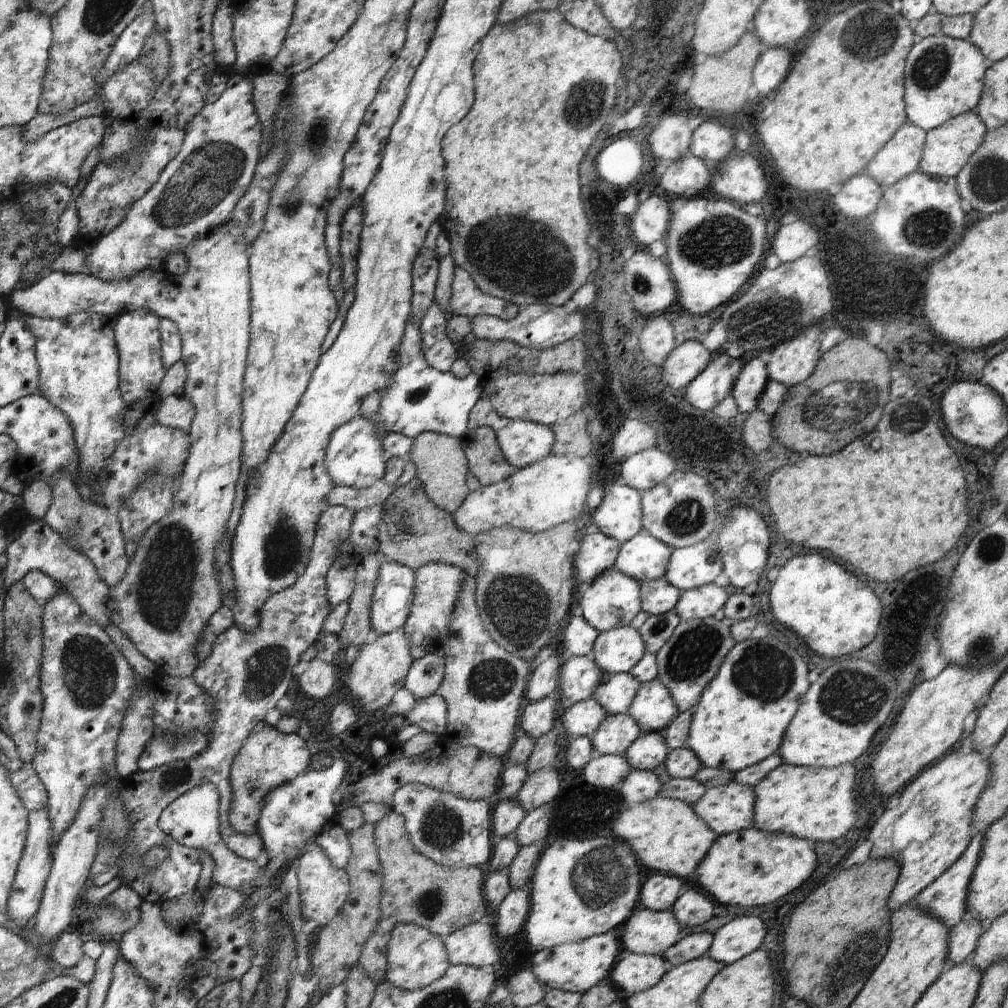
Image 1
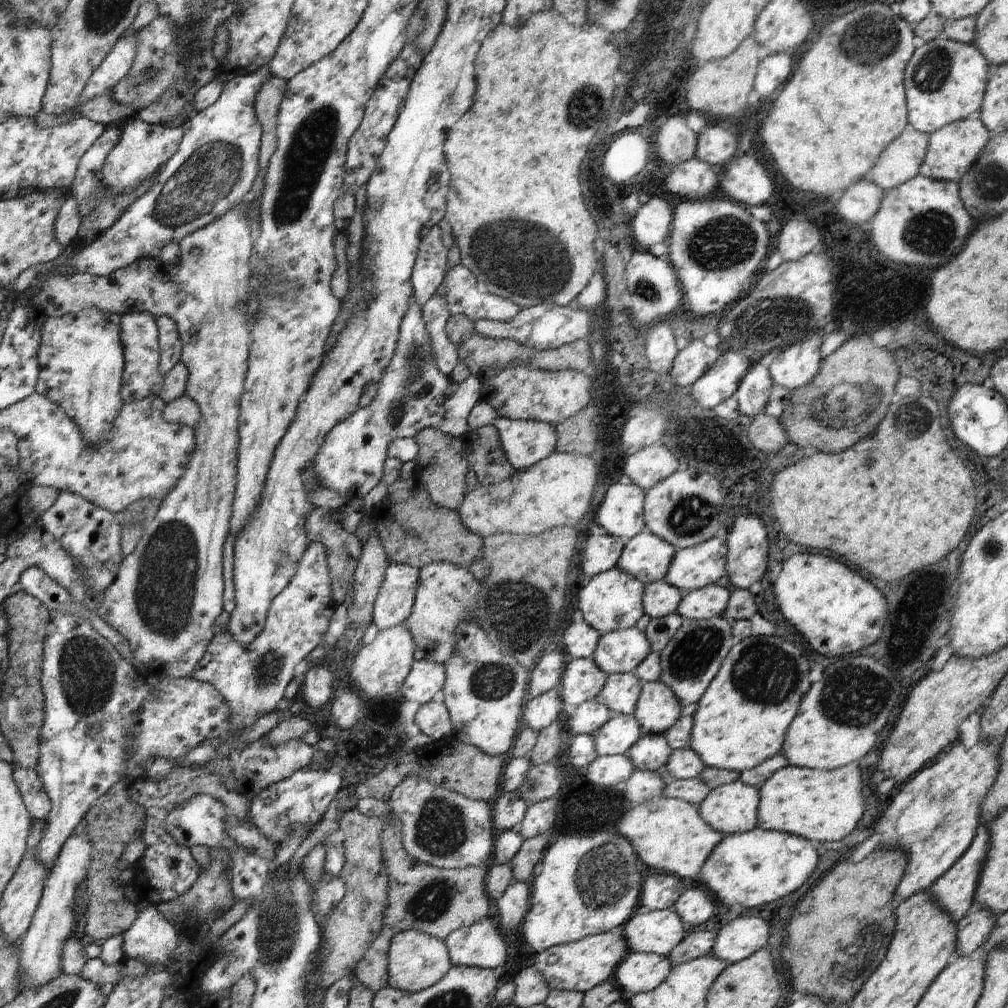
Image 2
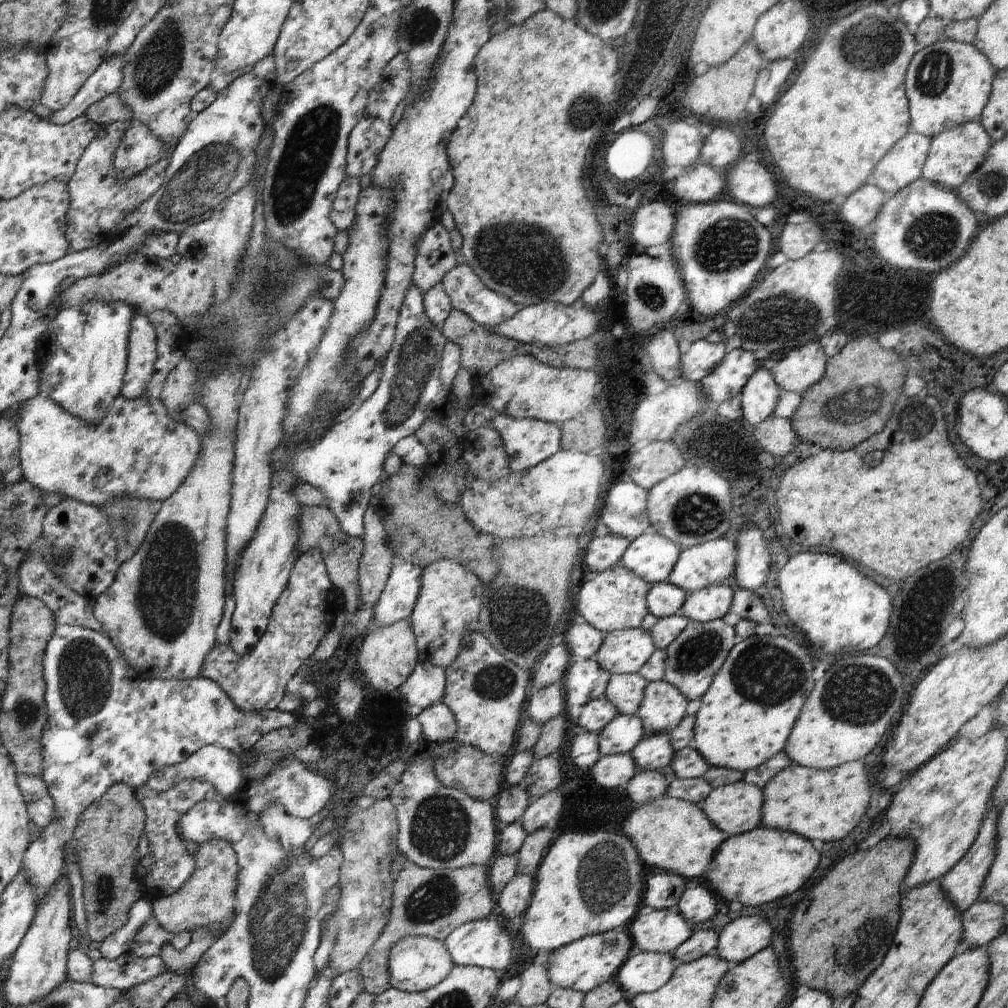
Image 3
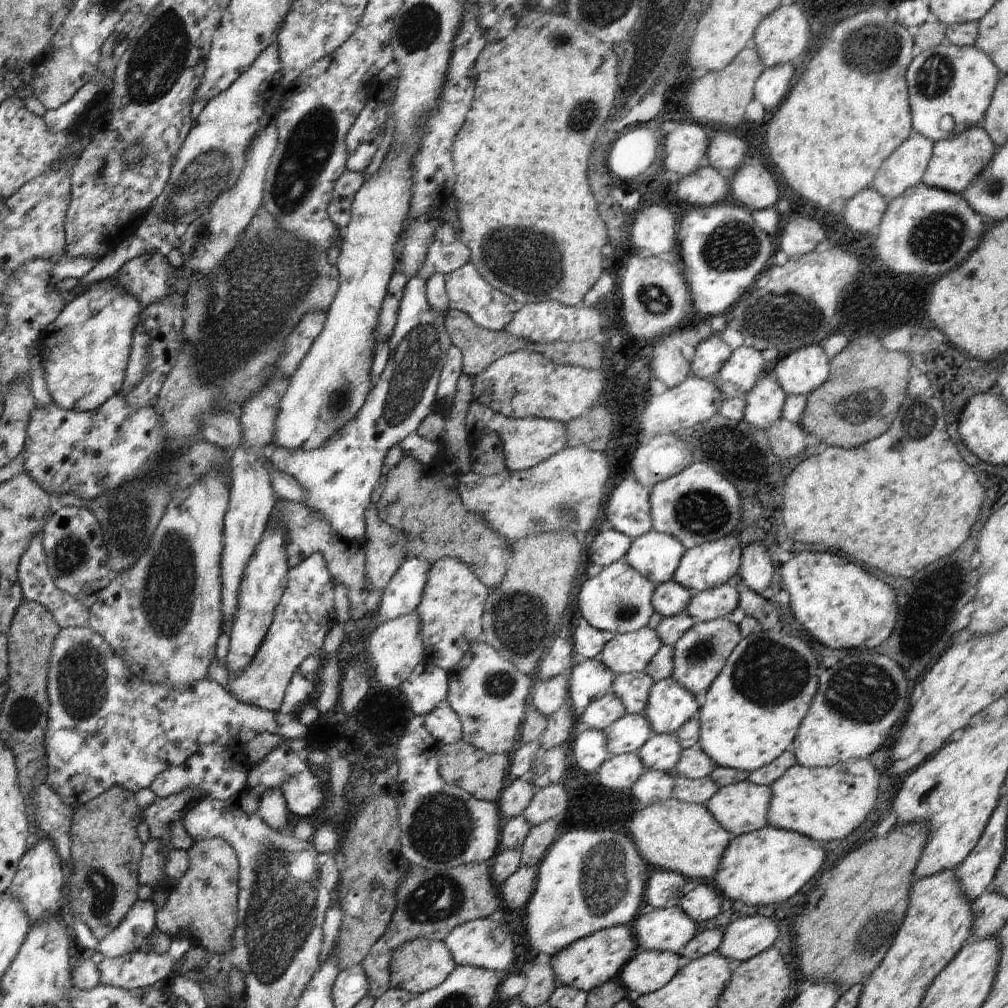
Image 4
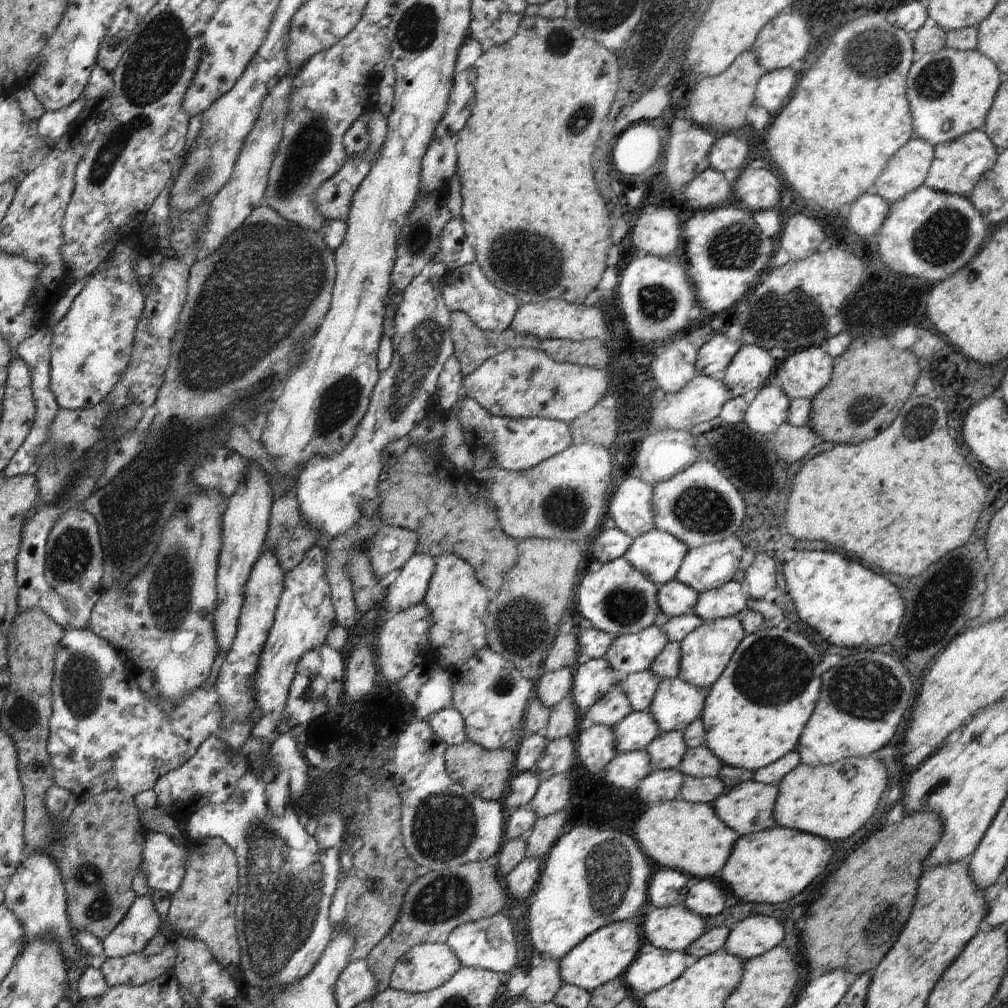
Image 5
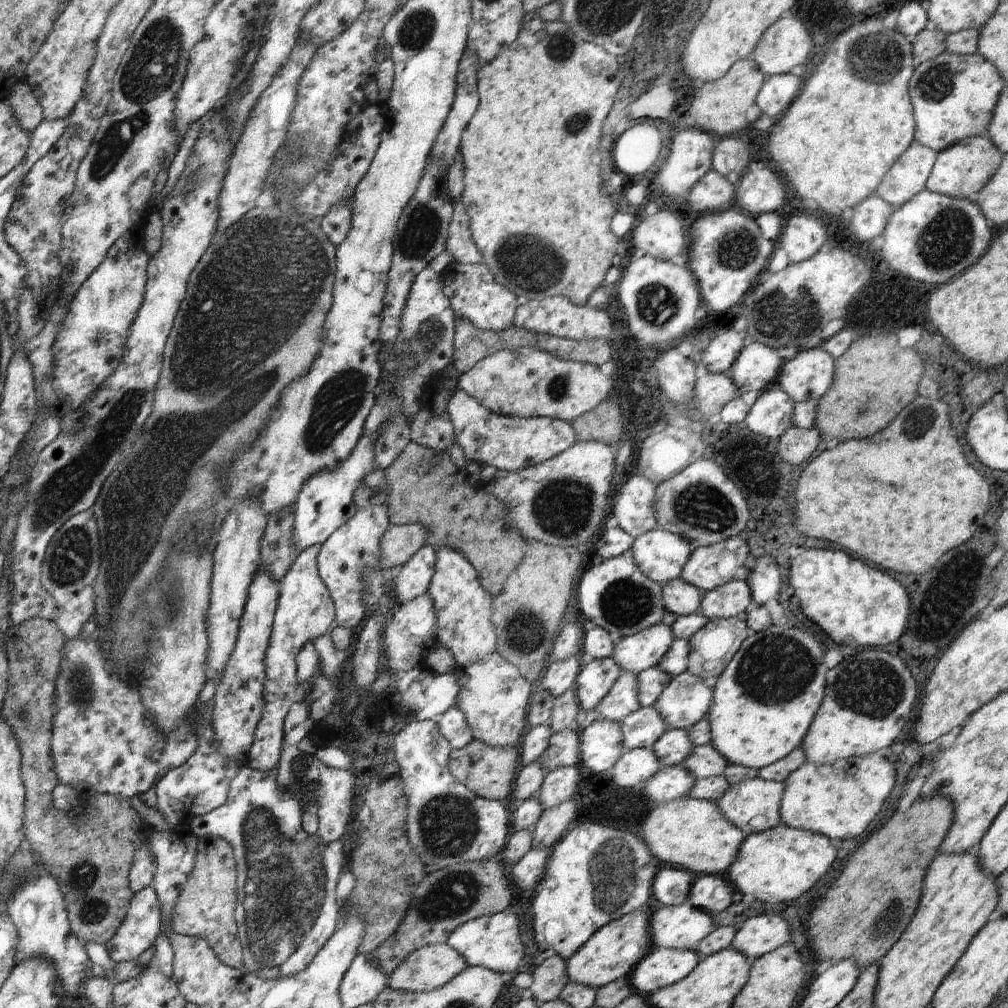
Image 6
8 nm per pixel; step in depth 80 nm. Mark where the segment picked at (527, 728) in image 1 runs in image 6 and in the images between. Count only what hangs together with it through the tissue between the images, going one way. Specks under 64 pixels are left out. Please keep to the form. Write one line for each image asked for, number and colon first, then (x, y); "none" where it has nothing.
2: (539, 713)
3: (545, 704)
4: (549, 695)
5: (552, 687)
6: (560, 676)

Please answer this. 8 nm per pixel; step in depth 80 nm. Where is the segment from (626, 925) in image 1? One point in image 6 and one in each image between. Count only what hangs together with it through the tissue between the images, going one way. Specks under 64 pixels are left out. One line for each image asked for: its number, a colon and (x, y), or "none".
2: (658, 932)
3: (661, 931)
4: (670, 929)
5: (673, 928)
6: (682, 926)

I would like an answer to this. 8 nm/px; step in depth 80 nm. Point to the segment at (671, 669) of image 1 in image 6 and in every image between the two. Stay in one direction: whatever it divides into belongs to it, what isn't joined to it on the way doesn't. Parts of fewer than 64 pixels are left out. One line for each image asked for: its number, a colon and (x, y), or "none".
2: (689, 662)
3: (693, 658)
4: (700, 653)
5: (705, 652)
6: (713, 646)

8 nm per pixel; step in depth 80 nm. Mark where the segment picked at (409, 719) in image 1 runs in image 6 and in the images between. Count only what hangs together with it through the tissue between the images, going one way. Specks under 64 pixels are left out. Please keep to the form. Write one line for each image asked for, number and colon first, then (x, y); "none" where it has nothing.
2: (433, 719)
3: (438, 724)
4: (444, 724)
5: (448, 724)
6: (452, 724)

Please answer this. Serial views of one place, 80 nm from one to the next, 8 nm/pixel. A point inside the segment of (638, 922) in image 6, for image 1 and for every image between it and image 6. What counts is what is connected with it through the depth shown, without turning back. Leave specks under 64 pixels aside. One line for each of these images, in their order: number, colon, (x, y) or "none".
1: (576, 967)
2: (578, 966)
3: (586, 963)
4: (587, 963)
5: (604, 955)

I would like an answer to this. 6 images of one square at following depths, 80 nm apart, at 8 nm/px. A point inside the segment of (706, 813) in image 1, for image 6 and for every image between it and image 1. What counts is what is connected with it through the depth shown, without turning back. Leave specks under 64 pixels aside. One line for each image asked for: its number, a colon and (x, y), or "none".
2: (732, 808)
3: (736, 808)
4: (741, 807)
5: (747, 807)
6: (753, 806)

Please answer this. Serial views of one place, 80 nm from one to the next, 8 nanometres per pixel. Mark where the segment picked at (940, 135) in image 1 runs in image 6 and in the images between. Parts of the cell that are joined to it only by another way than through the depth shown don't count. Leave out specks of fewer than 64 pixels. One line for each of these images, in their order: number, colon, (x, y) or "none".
2: (952, 149)
3: (955, 152)
4: (955, 161)
5: (958, 164)
6: (960, 171)

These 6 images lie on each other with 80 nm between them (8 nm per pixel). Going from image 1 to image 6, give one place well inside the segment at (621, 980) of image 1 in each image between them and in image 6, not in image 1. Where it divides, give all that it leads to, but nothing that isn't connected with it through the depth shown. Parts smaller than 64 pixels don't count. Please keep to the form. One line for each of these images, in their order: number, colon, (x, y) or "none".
2: (639, 972)
3: (641, 972)
4: (646, 972)
5: (648, 972)
6: (660, 968)

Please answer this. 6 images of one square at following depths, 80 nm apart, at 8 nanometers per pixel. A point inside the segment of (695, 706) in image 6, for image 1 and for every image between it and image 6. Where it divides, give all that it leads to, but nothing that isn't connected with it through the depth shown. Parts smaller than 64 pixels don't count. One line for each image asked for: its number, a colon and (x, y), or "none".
1: (653, 708)
2: (657, 708)
3: (663, 706)
4: (669, 705)
5: (676, 703)

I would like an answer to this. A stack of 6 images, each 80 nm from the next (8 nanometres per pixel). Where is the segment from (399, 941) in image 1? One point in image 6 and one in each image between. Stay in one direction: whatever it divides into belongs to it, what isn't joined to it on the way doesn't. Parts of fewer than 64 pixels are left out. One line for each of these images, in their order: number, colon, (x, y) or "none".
2: (415, 960)
3: (416, 963)
4: (417, 966)
5: (426, 966)
6: (430, 967)

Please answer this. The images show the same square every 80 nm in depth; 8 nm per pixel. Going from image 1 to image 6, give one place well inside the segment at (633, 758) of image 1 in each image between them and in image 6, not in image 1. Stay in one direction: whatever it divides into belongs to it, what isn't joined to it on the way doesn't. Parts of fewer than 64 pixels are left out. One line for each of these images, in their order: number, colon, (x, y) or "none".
2: (650, 752)
3: (654, 751)
4: (660, 752)
5: (666, 751)
6: (672, 747)

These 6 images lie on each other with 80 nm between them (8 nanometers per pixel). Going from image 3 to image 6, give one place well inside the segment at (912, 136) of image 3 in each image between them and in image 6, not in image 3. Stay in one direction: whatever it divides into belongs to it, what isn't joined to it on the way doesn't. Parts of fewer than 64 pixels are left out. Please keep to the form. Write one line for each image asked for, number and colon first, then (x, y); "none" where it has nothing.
4: (904, 167)
5: (905, 171)
6: (907, 176)

